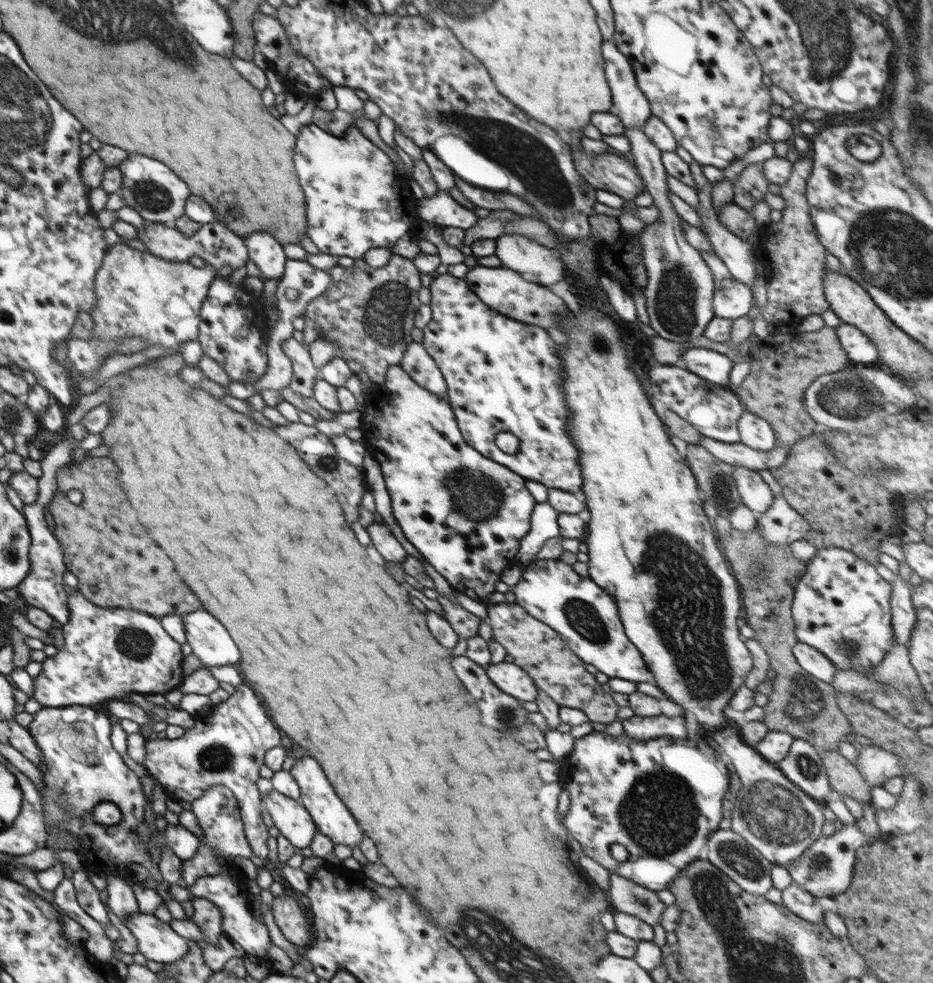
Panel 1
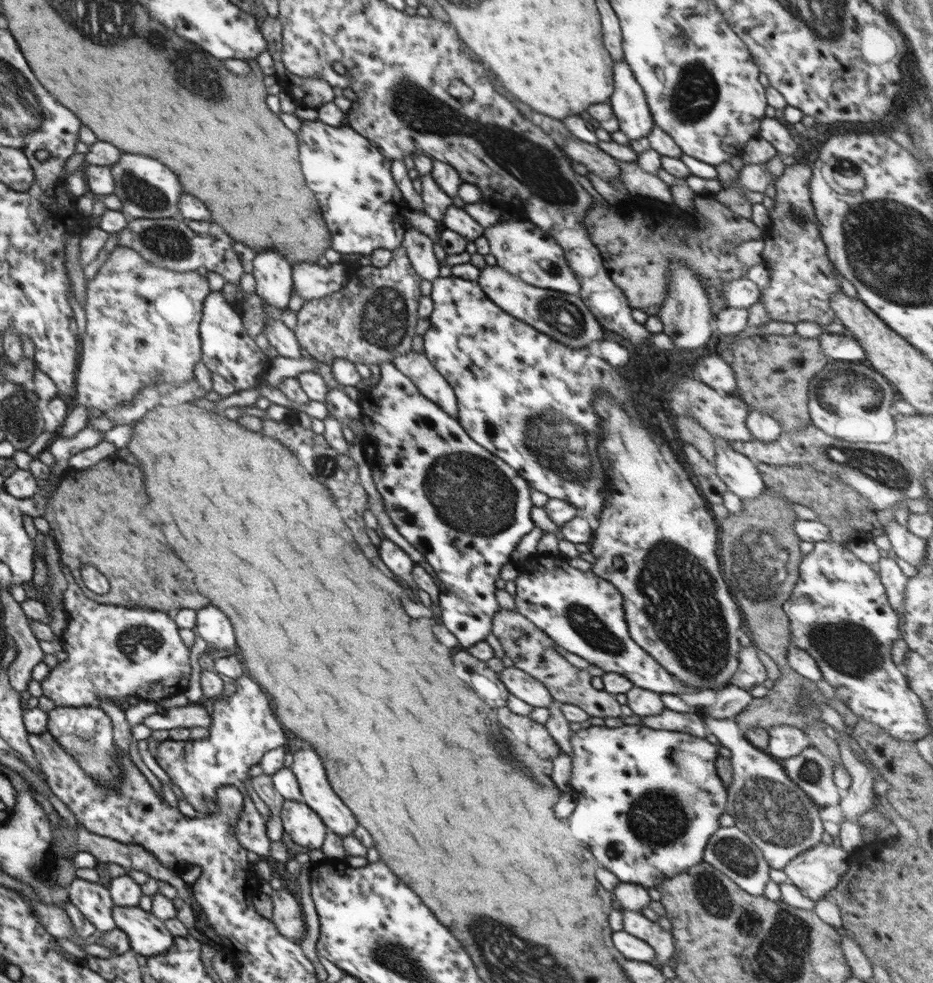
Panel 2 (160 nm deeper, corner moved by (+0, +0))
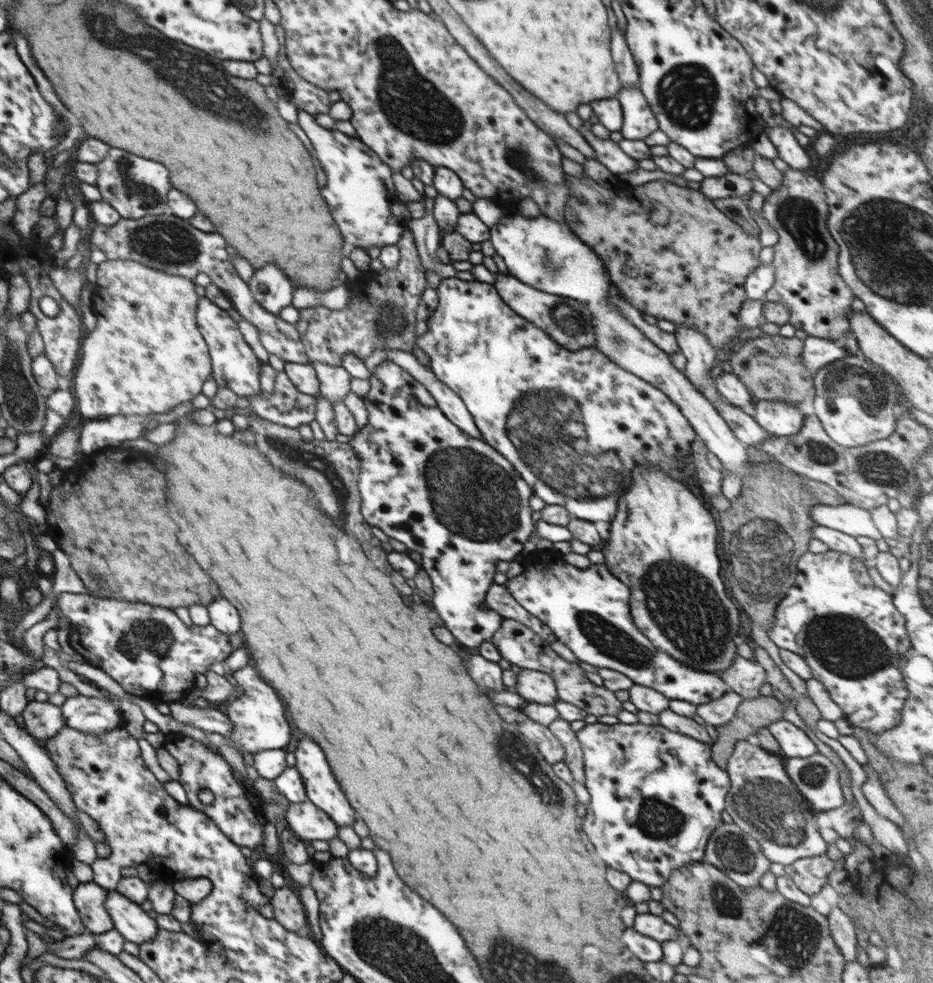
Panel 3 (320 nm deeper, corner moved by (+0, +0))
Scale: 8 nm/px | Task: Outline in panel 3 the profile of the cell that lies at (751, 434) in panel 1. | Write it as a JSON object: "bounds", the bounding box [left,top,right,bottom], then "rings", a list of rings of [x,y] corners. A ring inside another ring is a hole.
{"bounds":[750,399,805,437],"rings":[[[783,399],[755,402],[750,413],[764,430],[778,437],[796,434],[805,419],[798,404]]]}

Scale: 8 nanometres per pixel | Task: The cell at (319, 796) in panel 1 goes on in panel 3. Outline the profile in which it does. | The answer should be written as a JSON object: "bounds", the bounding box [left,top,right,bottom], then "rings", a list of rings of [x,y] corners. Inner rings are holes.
{"bounds":[296,738,354,828],"rings":[[[306,738],[298,744],[296,755],[296,770],[302,778],[304,790],[309,801],[320,810],[324,810],[338,828],[350,826],[354,822],[354,808],[348,804],[340,784],[330,772],[324,752],[320,746]]]}

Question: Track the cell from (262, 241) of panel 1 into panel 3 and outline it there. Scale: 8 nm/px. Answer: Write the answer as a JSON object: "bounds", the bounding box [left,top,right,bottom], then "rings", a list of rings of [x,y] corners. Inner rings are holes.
{"bounds":[247,264,296,315],"rings":[[[272,264],[255,272],[247,286],[260,306],[272,314],[278,315],[282,308],[293,304],[296,288]]]}

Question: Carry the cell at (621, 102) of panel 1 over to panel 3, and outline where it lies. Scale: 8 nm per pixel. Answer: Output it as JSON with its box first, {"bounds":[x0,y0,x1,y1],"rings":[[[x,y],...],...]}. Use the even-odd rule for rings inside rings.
{"bounds":[619,86,659,140],"rings":[[[622,86],[620,101],[623,125],[619,130],[626,140],[643,140],[659,129],[658,121],[643,92],[633,86]]]}

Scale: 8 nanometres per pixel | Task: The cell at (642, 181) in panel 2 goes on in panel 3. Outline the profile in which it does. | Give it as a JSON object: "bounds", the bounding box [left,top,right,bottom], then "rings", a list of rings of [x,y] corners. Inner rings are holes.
{"bounds":[581,121,639,176],"rings":[[[583,121],[581,133],[588,141],[588,144],[594,149],[595,159],[601,162],[615,176],[622,176],[631,173],[639,167],[637,160],[628,156],[620,147],[611,139],[605,140],[596,137],[592,133],[592,123]]]}

